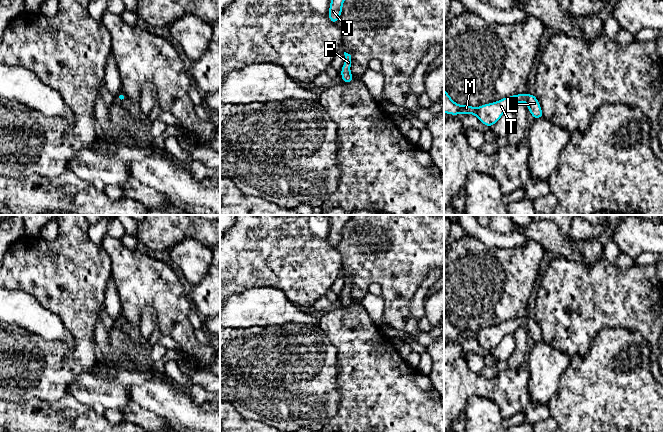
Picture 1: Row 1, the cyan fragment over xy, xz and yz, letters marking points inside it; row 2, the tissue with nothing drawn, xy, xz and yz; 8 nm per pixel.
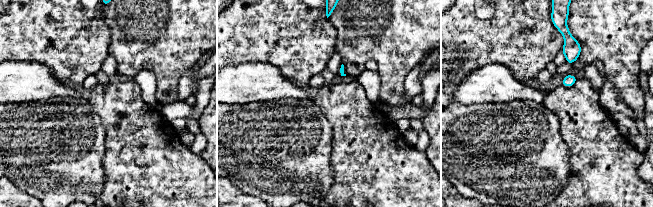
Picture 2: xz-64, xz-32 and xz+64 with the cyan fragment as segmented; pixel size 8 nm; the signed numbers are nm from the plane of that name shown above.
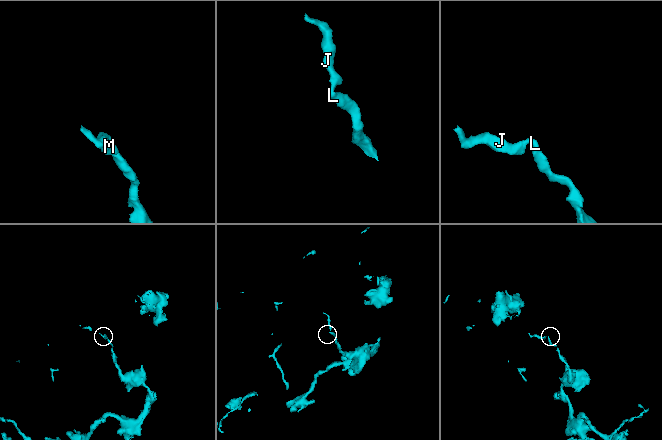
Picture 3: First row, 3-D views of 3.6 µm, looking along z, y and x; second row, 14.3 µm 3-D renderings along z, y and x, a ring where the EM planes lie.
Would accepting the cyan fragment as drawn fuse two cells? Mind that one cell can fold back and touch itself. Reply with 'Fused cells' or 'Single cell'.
Single cell

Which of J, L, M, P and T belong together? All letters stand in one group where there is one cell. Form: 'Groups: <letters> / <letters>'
Groups: J L M P T

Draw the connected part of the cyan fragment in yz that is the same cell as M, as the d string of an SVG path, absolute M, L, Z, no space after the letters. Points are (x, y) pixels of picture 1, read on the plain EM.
M444 312L444 337L451 339L473 338L482 348L488 351L494 349L504 337L513 335L520 326L525 326L527 328L528 334L534 343L544 341L536 320L529 317L516 318L502 322L497 326L484 328L474 332L470 329L459 329L455 327Z

